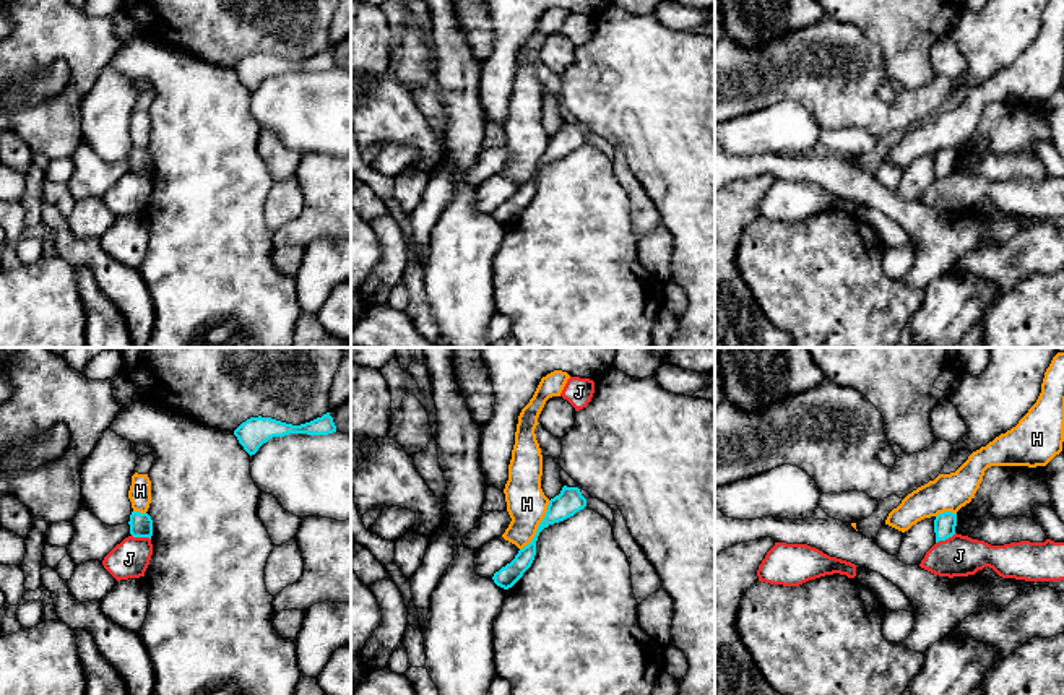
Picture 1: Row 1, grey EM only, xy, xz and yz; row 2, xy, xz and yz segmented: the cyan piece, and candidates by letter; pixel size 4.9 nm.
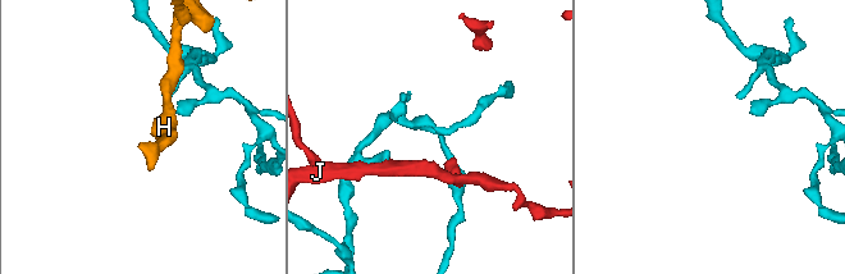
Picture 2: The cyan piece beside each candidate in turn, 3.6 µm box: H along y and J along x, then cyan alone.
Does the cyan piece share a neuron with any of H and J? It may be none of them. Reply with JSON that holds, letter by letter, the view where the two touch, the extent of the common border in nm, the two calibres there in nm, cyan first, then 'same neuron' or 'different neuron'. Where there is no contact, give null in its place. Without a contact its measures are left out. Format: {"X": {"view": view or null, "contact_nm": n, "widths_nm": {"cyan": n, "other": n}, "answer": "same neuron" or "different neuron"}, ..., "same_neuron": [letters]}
{"H": {"view": "xz", "contact_nm": 280, "widths_nm": {"cyan": 130, "other": 200}, "answer": "different neuron"}, "J": {"view": "yz", "contact_nm": 120, "widths_nm": {"cyan": 110, "other": 200}, "answer": "same neuron"}, "same_neuron": ["J"]}

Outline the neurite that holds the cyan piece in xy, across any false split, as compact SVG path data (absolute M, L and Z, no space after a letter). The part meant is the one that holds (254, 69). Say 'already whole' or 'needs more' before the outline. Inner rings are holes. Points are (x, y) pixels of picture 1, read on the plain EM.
already whole; M327 49L322 54L301 62L292 62L262 52L250 54L234 67L234 71L244 86L252 93L273 73L284 73L289 70L328 71L333 68L336 68L336 62L330 49Z

